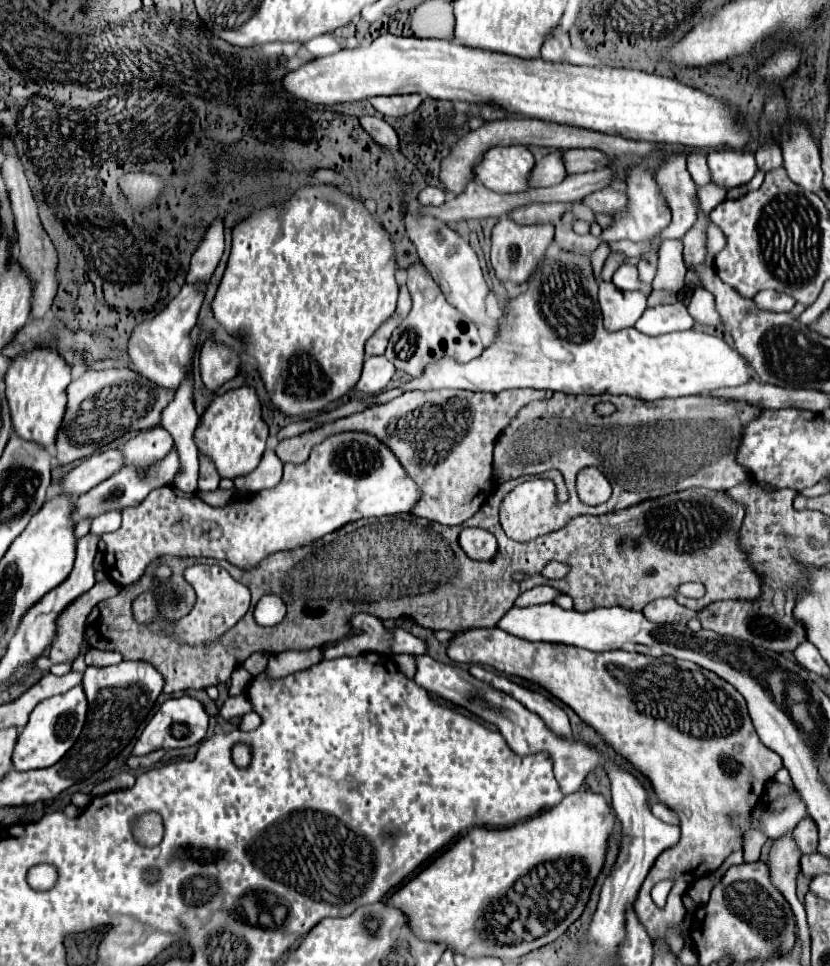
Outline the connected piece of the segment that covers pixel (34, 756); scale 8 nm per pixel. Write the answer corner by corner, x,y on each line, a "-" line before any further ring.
81,685
73,687
63,695
55,695
51,699
41,701
31,711
27,725
17,737
17,743
13,749
13,767
17,771
29,771
29,769
43,769
43,767
55,765
77,741
85,723
85,715
87,715
87,699
83,695

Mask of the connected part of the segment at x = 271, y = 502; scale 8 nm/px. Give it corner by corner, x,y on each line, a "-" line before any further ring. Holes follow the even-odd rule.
339,433
327,437
319,443
309,459
301,465
285,463
283,479
277,487
257,491
253,495
237,495
225,507
211,507
203,503
195,493
179,491
175,485
165,485
151,491
139,505
123,509
123,523
117,531
105,533
101,539
105,543
105,567
109,569
109,577
119,585
135,583
145,567
161,555
177,555
177,557
211,557
225,559
239,569
257,567
267,555
295,549
317,541
319,537
343,527
345,523
363,519
363,517
383,517
409,511
419,499
419,491
415,491
415,483
407,479
401,463
381,445
375,437
363,433
-
213,531
219,531
219,537

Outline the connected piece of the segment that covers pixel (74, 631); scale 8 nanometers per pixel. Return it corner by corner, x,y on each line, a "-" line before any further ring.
101,581
95,583
87,593
83,593
79,599
75,599
69,607
65,607
57,617
57,635
51,643
49,659
51,663
73,663
73,659
81,653
83,643
83,625
91,609
101,601
115,597
119,593
119,585
113,581

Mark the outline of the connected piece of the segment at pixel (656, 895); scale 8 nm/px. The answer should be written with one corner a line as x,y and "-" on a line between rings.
661,881
659,885
653,887
653,901
657,903
657,907
663,907
665,905
667,889
671,889
671,881

